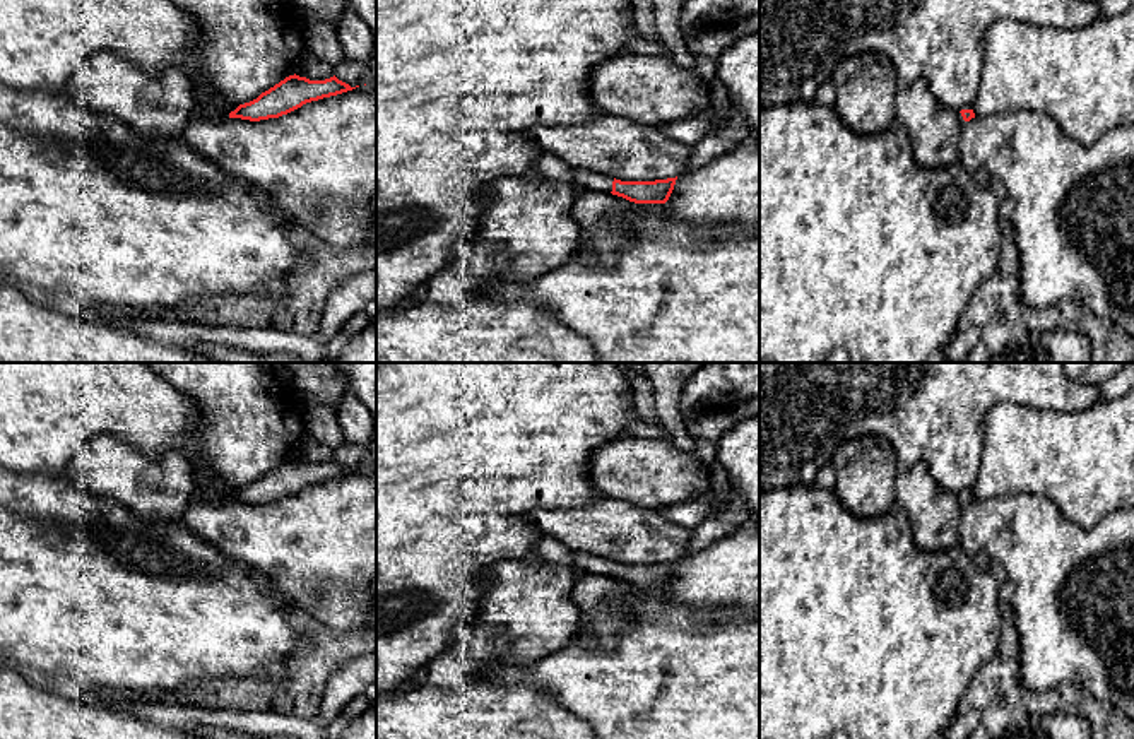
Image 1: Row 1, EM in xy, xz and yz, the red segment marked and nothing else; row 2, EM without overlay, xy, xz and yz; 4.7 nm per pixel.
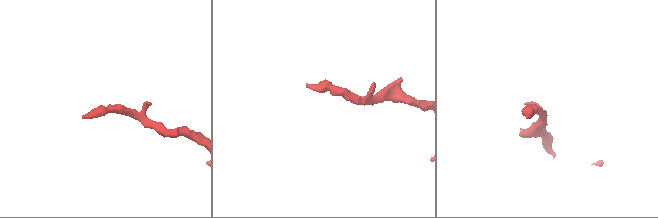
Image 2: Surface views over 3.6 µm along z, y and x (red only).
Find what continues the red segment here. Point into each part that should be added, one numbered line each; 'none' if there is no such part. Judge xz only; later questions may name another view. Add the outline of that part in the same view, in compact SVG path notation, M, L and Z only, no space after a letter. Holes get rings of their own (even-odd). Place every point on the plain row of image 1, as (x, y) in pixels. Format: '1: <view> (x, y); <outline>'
1: xz (590, 565); M576 551L573 553L573 561L585 575L612 575L614 561L611 559Z

